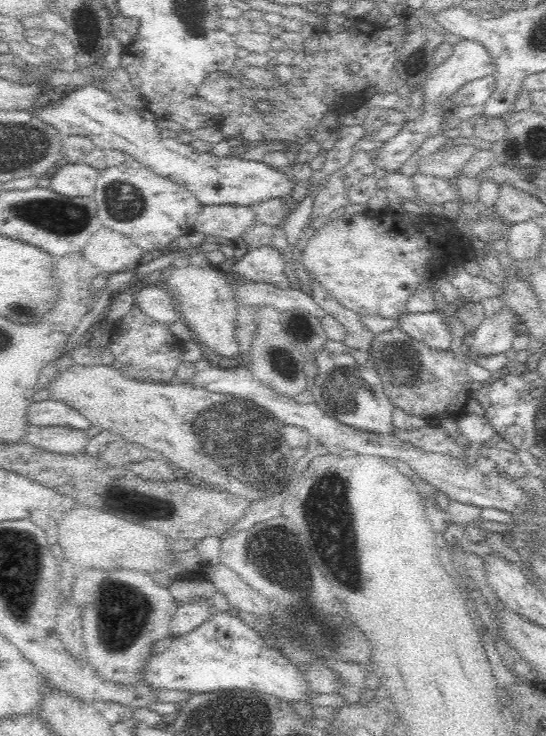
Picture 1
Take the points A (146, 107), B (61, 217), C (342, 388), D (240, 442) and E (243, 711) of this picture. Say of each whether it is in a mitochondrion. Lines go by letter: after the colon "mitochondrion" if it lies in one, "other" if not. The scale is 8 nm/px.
A: other
B: mitochondrion
C: mitochondrion
D: mitochondrion
E: mitochondrion

